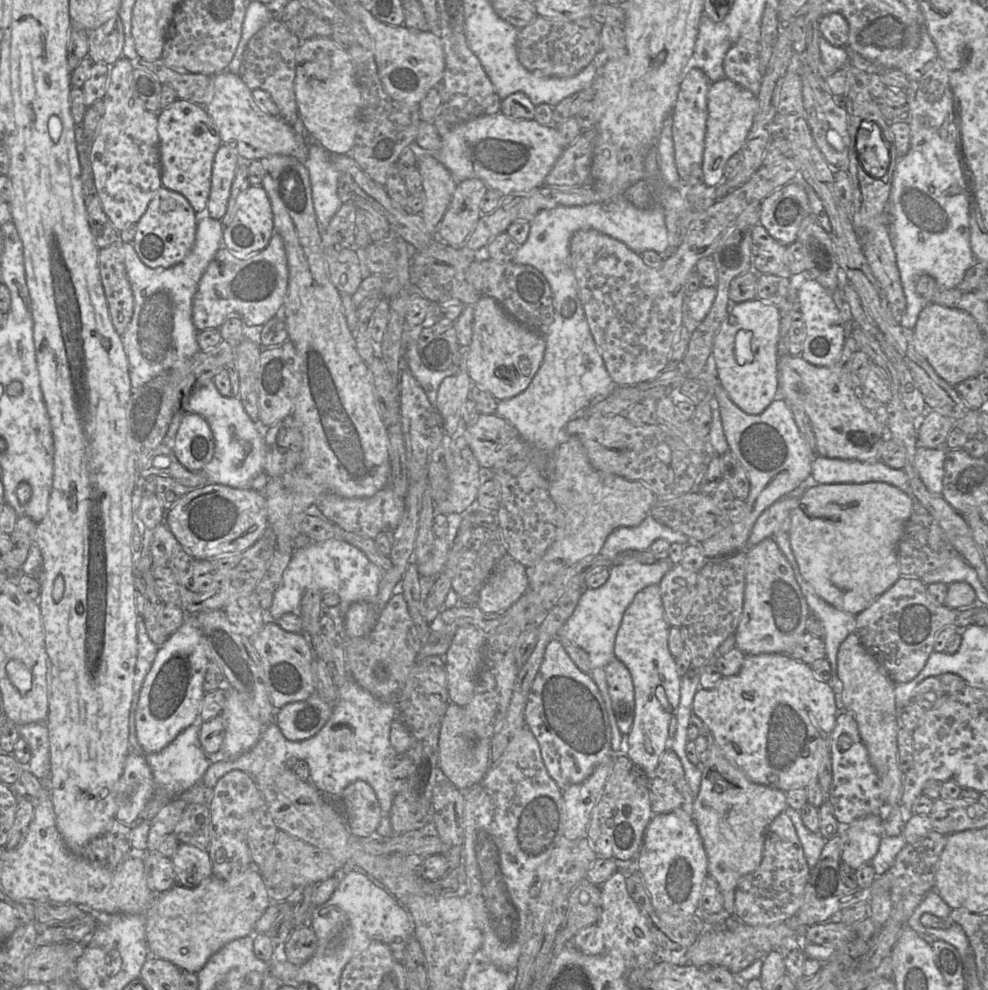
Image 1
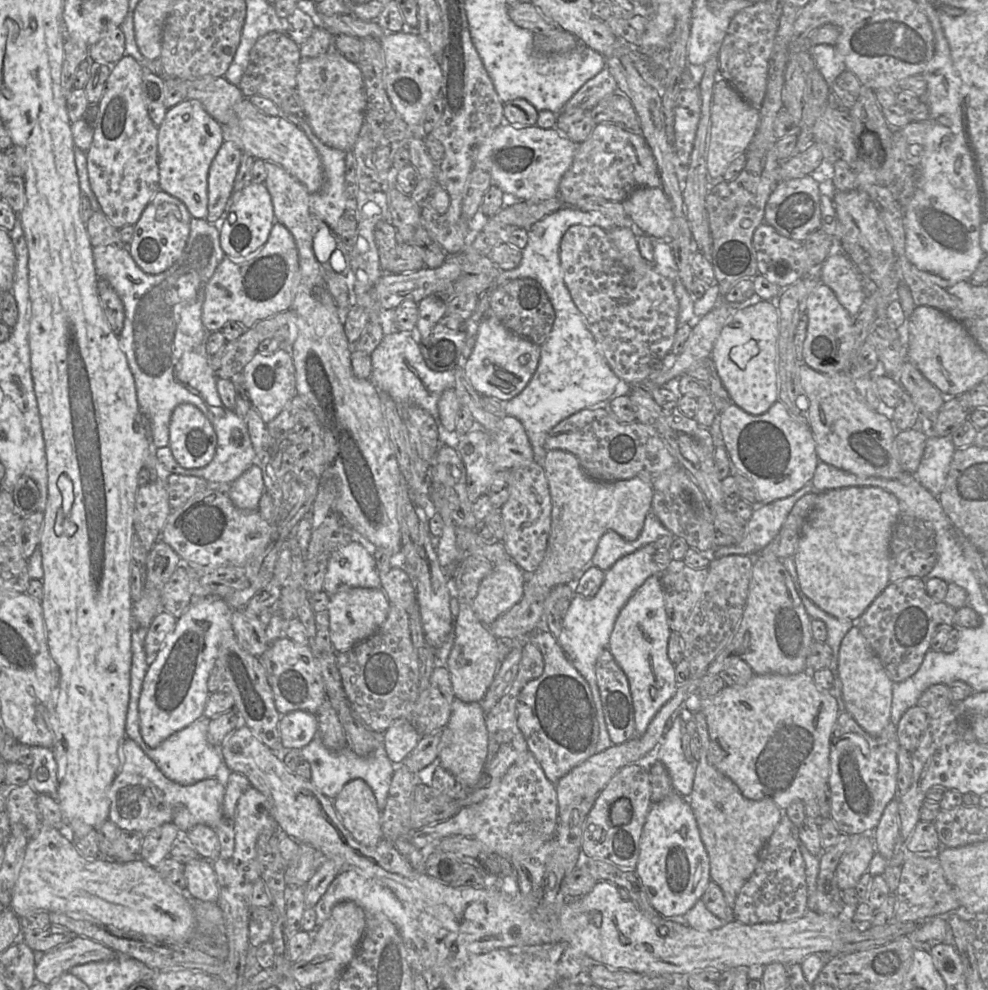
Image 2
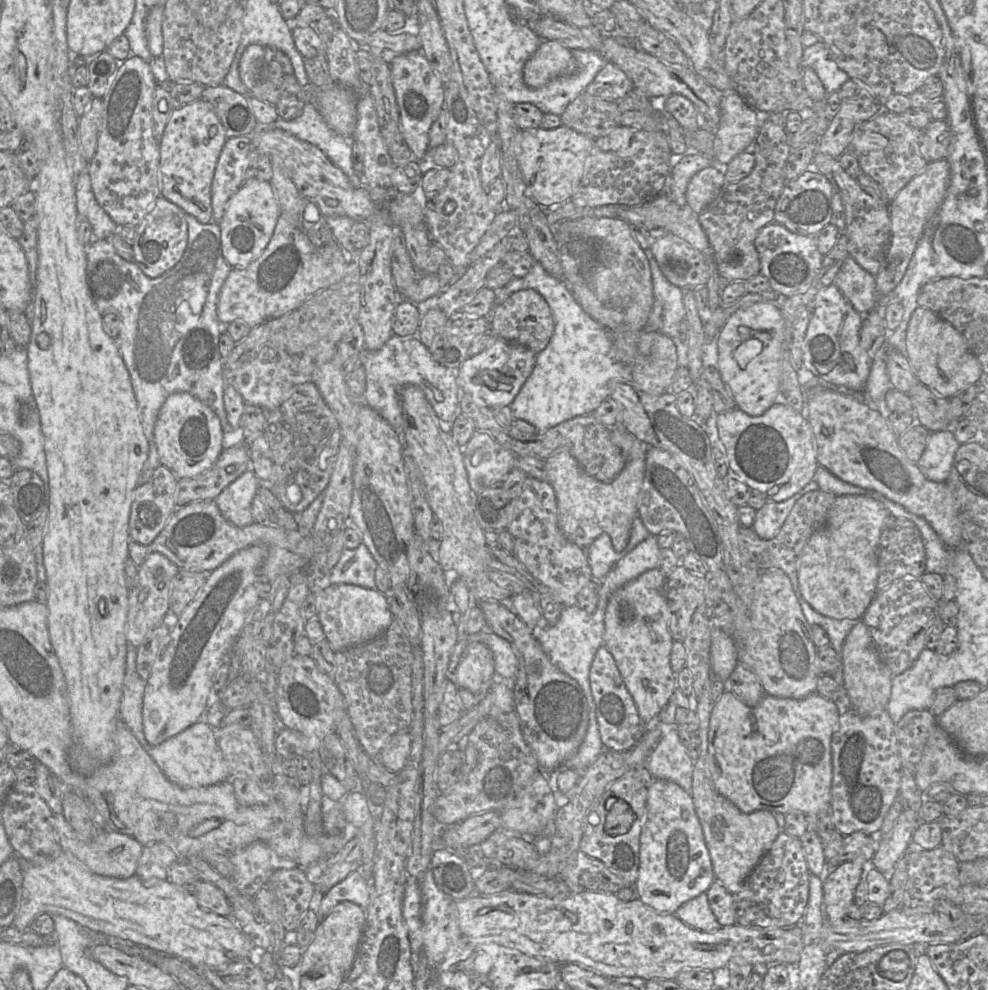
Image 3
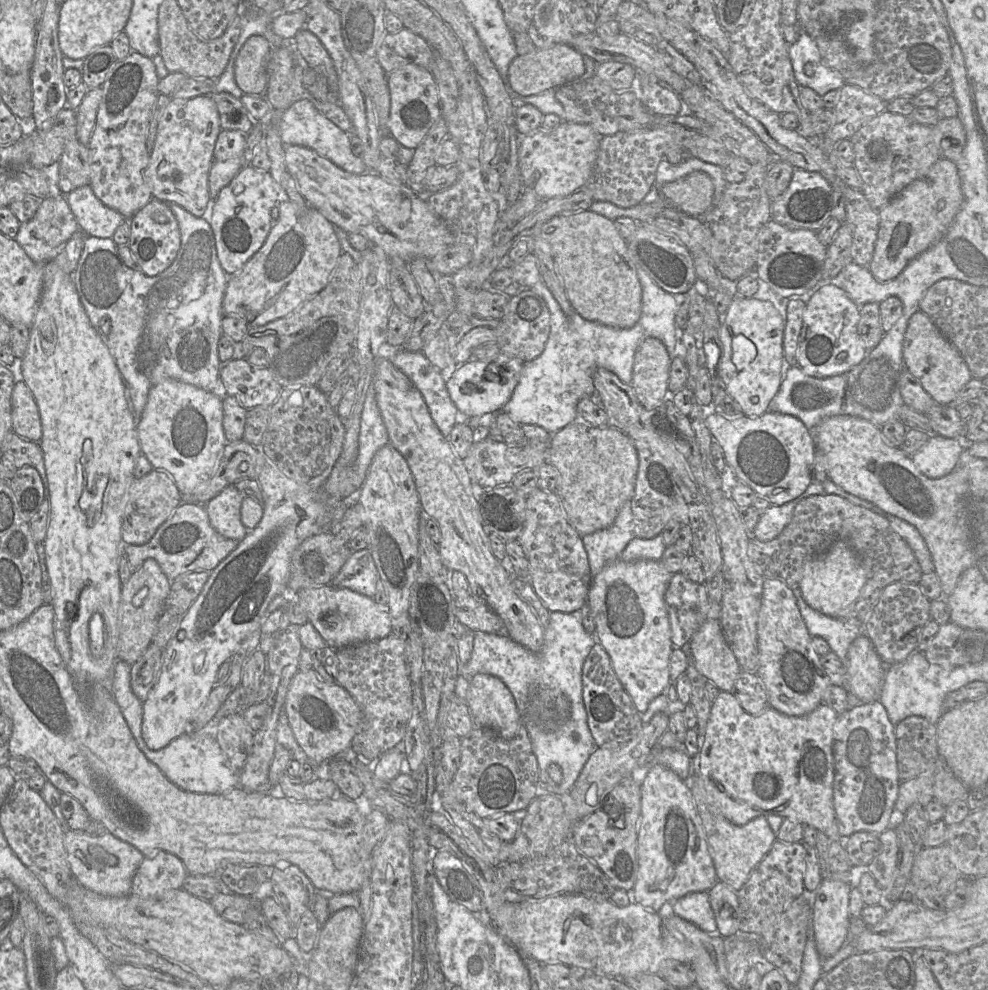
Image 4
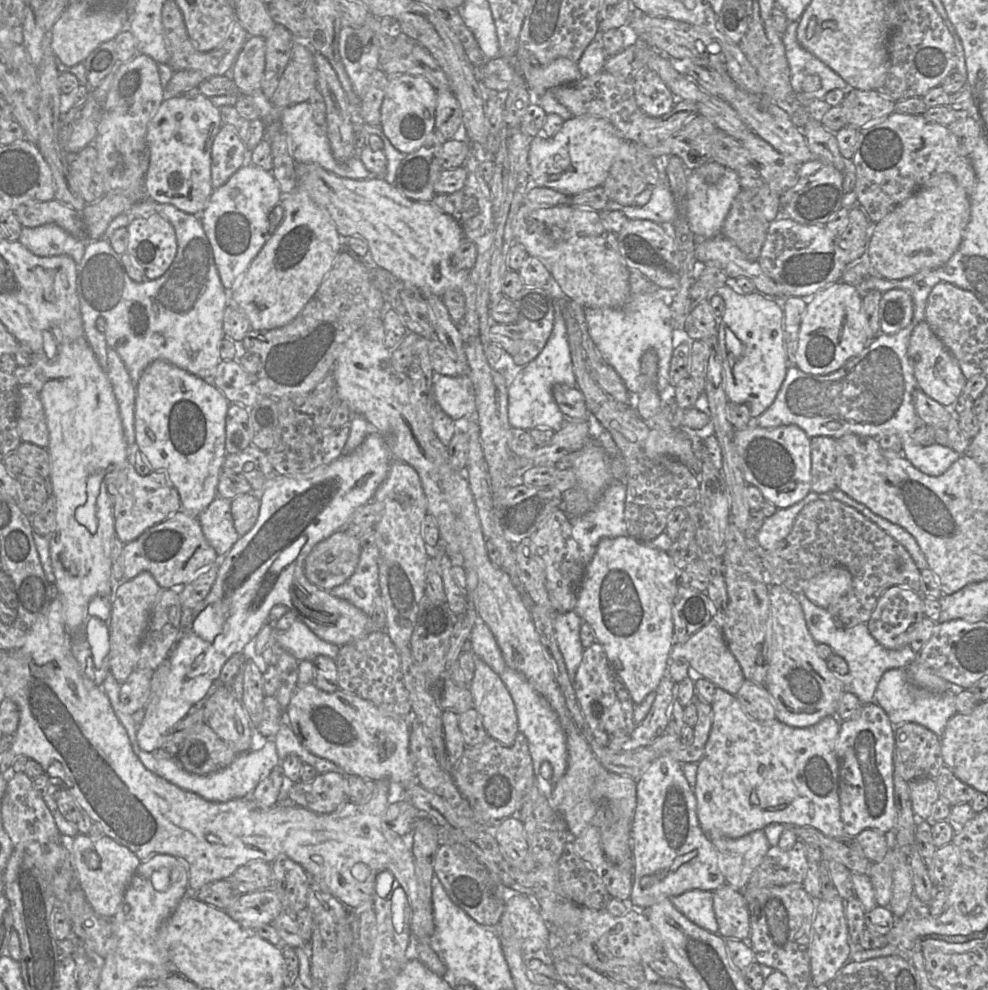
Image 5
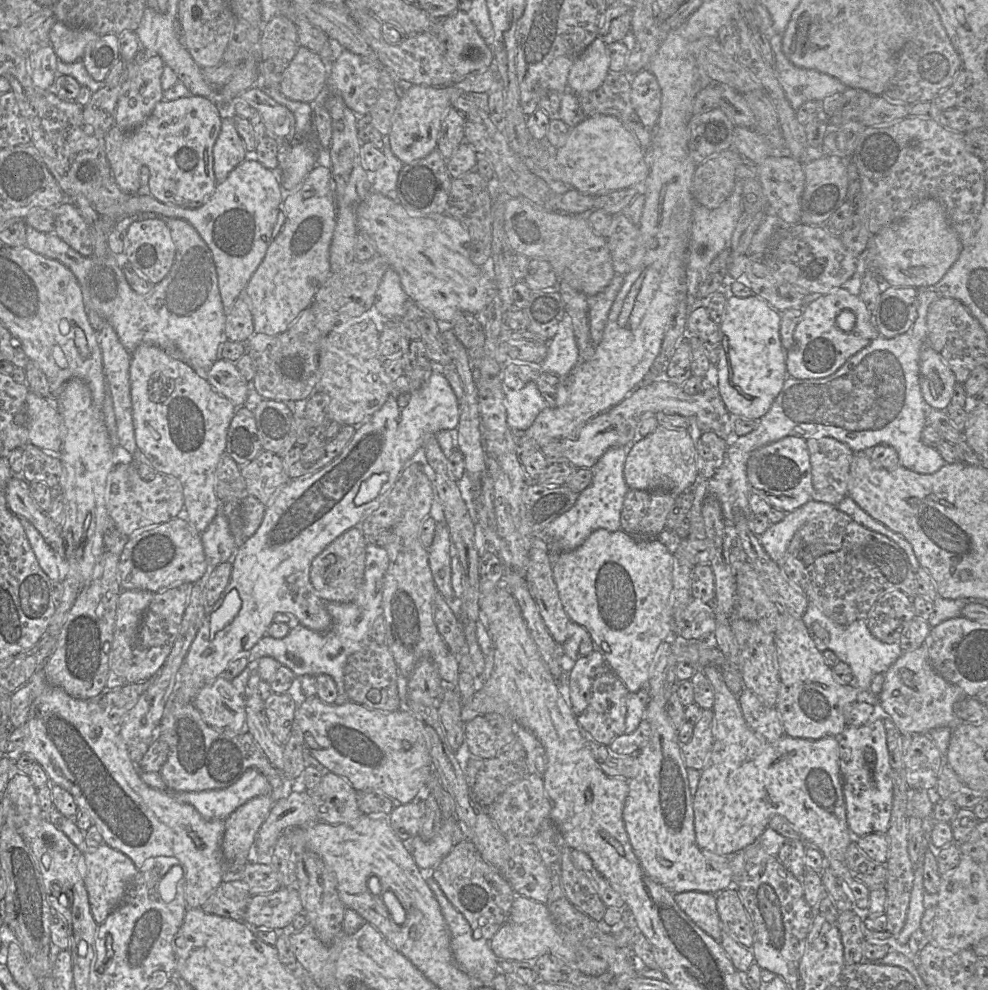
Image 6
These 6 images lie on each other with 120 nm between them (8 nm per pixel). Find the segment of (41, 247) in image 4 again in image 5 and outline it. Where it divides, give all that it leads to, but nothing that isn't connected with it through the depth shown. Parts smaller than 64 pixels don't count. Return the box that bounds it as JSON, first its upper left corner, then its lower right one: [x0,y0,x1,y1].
[18,224,88,265]

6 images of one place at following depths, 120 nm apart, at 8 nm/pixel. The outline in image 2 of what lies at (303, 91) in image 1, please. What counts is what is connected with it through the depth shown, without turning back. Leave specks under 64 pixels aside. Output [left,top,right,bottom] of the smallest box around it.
[296,46,366,152]

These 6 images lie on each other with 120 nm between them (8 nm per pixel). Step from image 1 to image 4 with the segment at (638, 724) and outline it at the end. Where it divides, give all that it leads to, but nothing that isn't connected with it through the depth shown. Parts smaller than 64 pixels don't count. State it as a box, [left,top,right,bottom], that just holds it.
[587,560,674,713]

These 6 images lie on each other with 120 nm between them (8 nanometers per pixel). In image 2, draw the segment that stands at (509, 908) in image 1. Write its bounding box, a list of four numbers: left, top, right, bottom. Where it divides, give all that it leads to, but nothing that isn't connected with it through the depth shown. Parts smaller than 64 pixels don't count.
[472,751,558,860]

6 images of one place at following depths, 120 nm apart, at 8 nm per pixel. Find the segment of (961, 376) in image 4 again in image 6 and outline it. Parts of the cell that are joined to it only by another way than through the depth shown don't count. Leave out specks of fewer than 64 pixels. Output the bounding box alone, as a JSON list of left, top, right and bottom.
[920,341,957,410]

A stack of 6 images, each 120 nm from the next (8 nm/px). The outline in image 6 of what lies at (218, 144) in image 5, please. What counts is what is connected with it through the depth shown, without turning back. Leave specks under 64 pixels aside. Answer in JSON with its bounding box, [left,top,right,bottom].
[213,107,246,183]

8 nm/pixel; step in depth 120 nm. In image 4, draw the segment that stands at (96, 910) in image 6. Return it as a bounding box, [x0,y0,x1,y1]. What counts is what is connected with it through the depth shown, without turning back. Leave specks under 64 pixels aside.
[63,829,145,897]

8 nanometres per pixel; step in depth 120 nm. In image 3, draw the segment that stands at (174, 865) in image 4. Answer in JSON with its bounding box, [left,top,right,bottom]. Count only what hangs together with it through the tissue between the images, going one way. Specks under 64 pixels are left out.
[135,842,179,880]

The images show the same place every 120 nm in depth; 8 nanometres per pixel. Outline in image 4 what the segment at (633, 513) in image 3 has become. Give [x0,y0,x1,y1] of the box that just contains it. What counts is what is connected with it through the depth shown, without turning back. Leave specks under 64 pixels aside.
[546,421,639,536]

